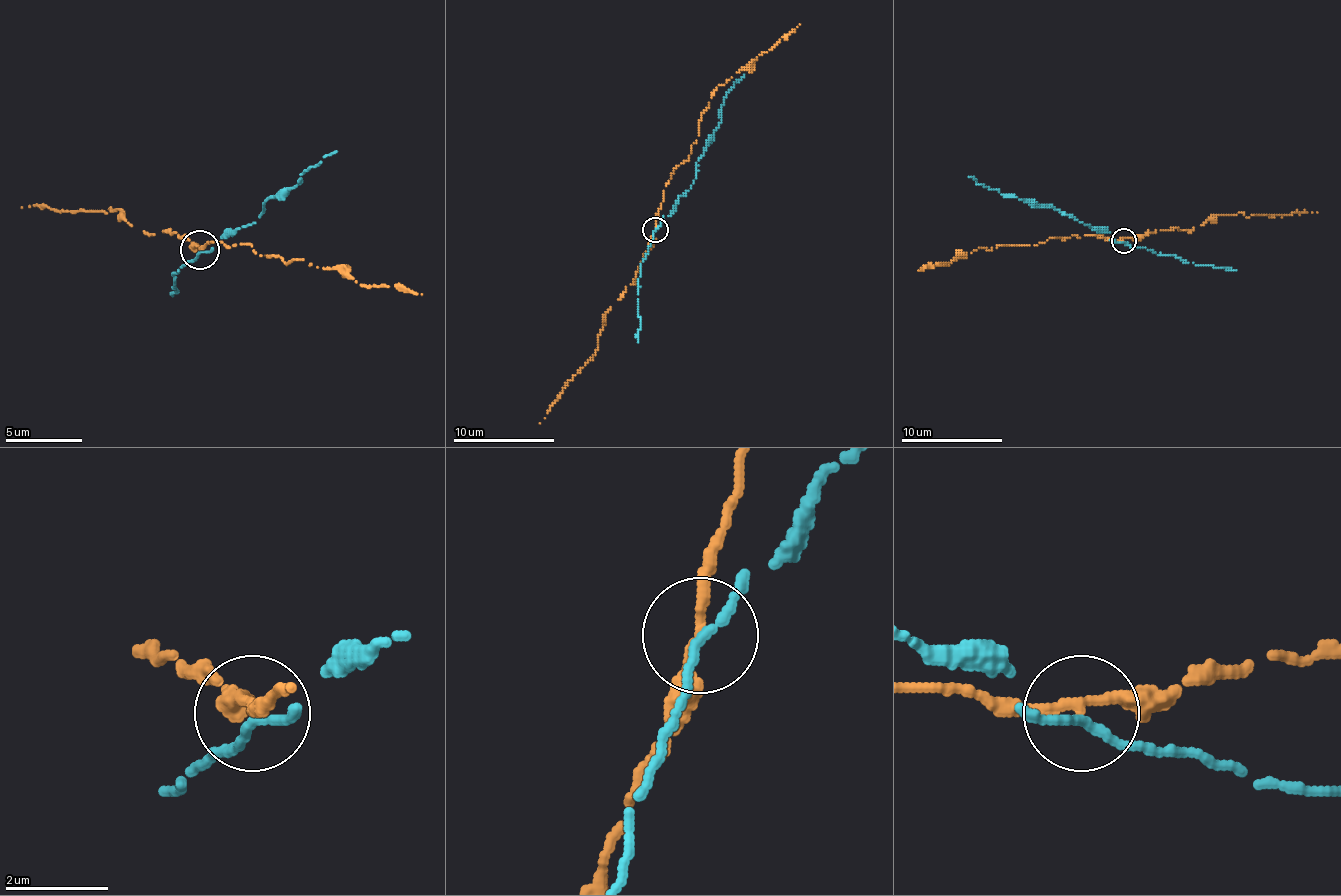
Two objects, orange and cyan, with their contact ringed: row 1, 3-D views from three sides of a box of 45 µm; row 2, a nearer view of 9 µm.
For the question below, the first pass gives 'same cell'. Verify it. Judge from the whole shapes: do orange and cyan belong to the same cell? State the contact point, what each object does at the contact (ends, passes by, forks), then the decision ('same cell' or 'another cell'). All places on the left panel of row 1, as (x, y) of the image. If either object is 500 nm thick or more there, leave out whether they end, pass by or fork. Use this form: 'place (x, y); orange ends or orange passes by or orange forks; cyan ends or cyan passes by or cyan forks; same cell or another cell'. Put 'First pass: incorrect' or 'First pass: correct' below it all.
place (199, 250); orange passes by; cyan passes by; another cell
First pass: incorrect

